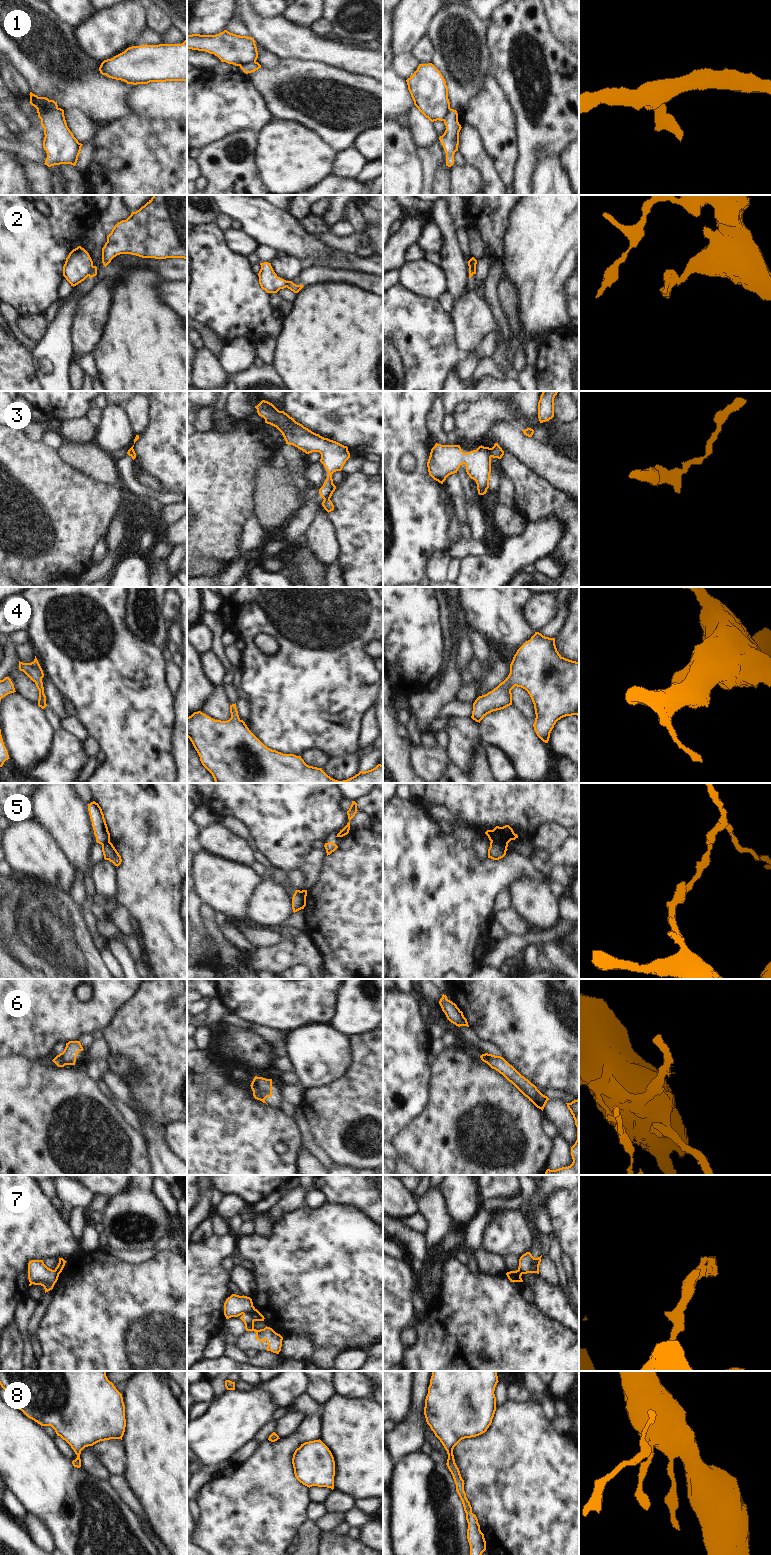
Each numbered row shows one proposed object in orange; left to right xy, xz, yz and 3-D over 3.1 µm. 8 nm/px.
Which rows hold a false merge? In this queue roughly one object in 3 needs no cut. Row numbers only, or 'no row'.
1, 2, 3, 5, 6, 7

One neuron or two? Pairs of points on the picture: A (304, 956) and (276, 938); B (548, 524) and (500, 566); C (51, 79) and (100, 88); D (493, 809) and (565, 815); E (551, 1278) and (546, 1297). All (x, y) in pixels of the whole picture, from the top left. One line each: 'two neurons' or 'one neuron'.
A: two neurons
B: one neuron
C: one neuron
D: one neuron
E: two neurons

